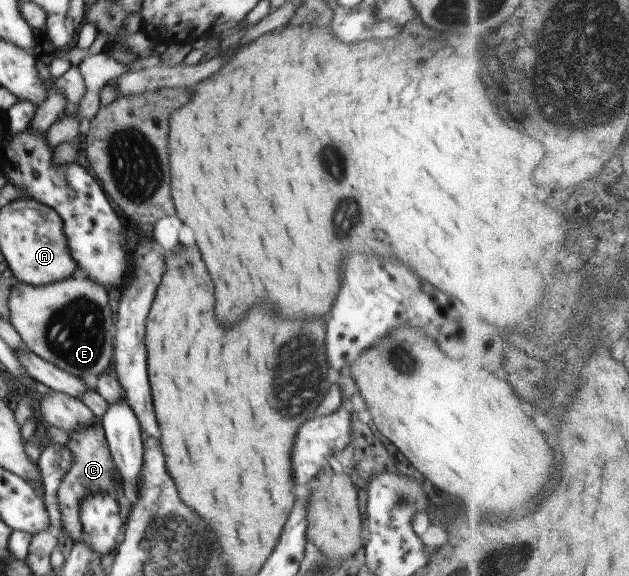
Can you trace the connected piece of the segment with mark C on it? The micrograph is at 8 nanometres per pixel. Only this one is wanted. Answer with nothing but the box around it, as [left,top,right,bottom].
[57,423,124,543]

